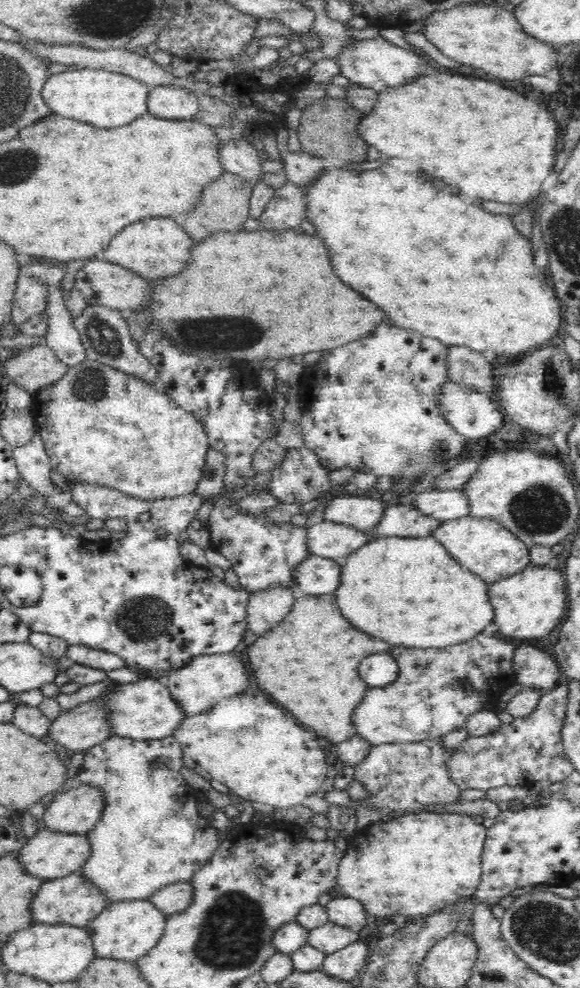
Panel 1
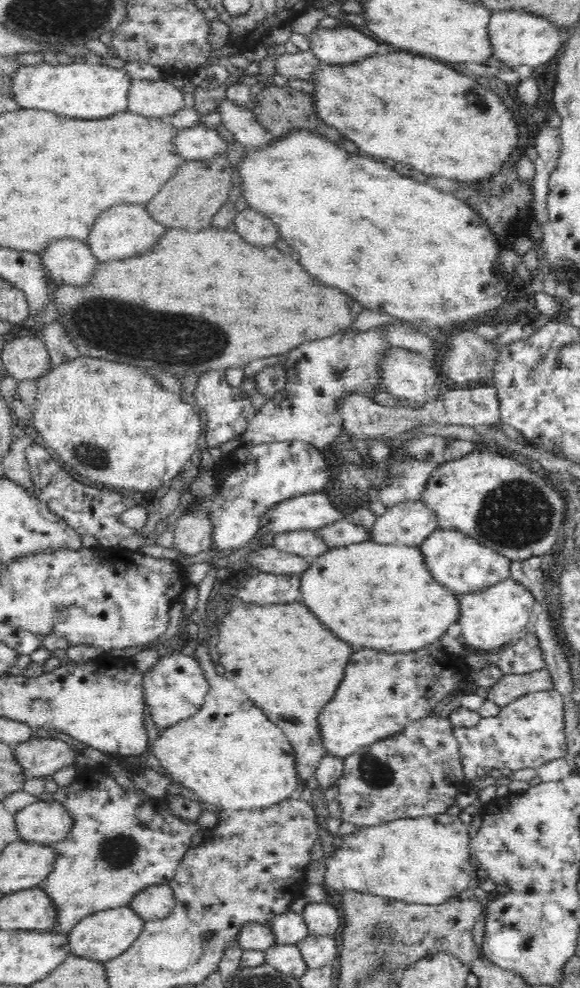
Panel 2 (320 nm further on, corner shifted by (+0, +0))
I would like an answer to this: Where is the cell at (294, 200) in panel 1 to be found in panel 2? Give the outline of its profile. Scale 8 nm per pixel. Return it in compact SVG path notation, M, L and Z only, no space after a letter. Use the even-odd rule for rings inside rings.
M248 206L235 219L236 232L256 246L270 246L281 237L278 226L268 215Z

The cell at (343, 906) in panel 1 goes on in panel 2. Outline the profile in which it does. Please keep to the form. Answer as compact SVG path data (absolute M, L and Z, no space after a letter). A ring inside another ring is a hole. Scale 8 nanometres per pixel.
M307 903L302 915L308 923L310 935L333 935L342 929L342 916L330 903Z

